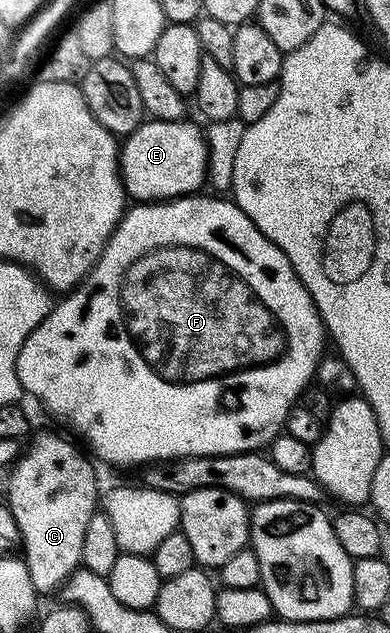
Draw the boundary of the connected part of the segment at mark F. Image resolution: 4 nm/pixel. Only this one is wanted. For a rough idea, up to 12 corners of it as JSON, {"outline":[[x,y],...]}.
{"outline":[[229,197],[130,206],[17,376],[113,467],[268,448],[327,332]]}

